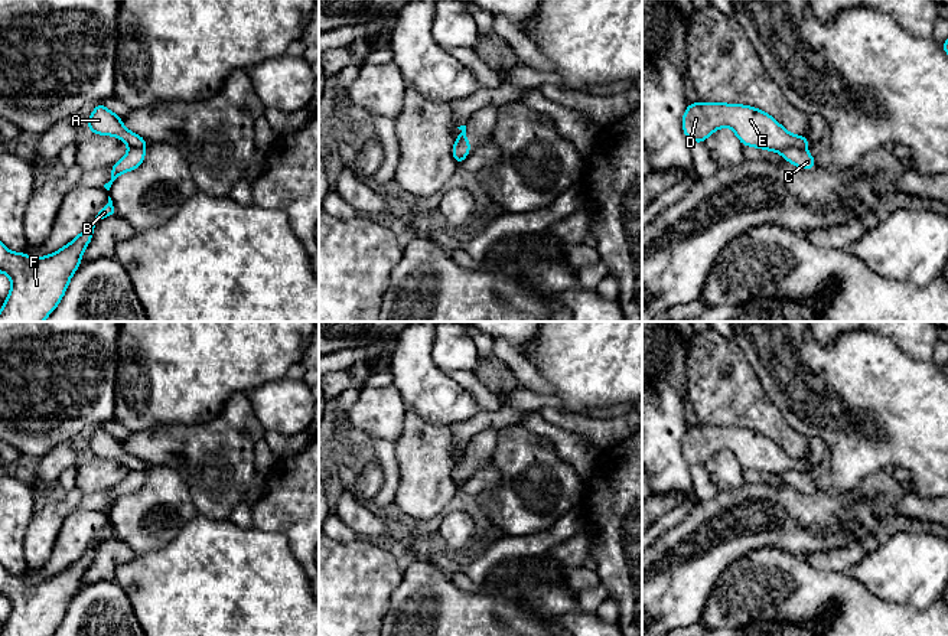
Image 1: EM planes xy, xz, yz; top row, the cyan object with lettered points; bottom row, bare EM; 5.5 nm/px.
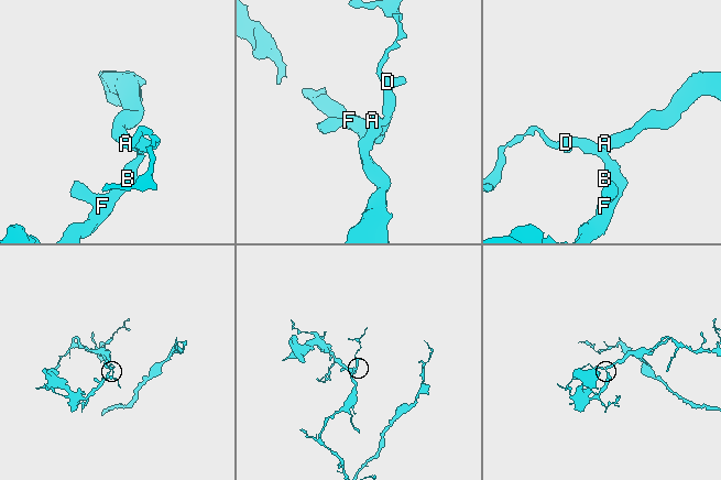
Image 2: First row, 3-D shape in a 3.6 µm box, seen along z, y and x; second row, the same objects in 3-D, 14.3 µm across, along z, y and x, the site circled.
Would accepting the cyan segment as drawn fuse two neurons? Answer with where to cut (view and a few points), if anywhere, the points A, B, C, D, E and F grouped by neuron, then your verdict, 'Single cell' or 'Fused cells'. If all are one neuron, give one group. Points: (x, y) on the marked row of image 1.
Split along yz (804, 149), (785, 147), (781, 152). Groups: A D E / B C F. Fused cells

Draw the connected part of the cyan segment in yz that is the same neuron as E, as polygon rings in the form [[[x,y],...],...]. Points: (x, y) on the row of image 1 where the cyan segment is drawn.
[[[694,102],[683,115],[683,131],[690,141],[704,143],[720,127],[730,127],[743,146],[769,151],[788,147],[805,150],[807,136],[788,133],[773,117],[740,104]]]

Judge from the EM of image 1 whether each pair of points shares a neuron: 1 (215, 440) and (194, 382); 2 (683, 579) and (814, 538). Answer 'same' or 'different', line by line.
1: different
2: same

